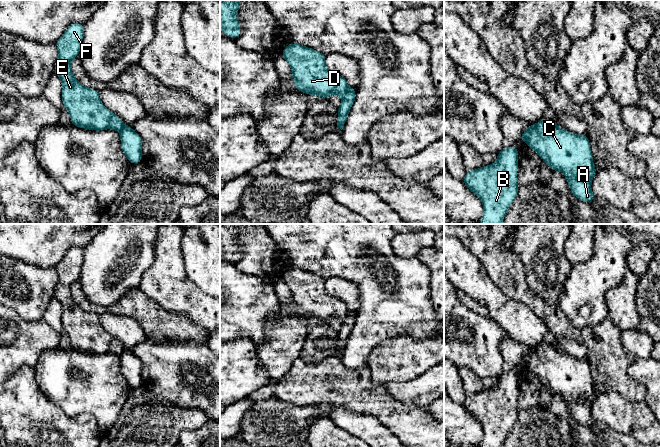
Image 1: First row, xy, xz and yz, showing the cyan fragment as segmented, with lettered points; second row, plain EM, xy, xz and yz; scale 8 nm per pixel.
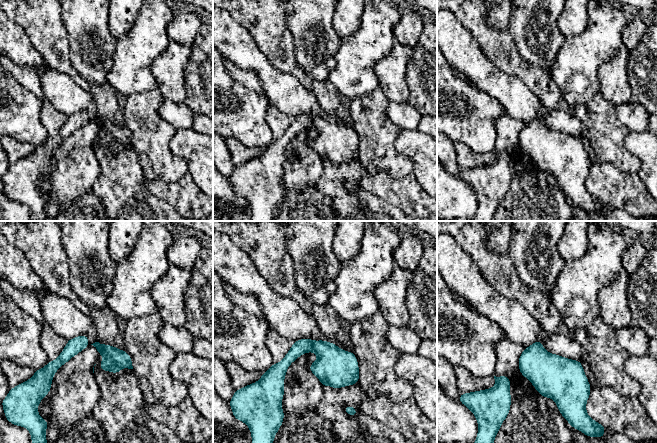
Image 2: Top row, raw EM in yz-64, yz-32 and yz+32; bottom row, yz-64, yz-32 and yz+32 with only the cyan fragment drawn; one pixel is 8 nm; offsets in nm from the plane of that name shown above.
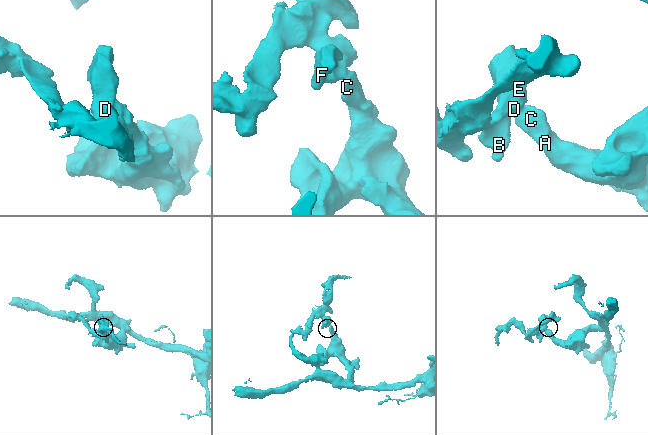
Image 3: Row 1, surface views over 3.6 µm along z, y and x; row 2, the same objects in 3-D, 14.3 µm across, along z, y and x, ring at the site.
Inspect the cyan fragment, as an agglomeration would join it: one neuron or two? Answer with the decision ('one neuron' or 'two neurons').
two neurons

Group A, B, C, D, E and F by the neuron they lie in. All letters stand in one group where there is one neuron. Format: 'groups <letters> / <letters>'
groups A C / B D E F

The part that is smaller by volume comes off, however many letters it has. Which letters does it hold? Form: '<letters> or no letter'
B, D, E, F

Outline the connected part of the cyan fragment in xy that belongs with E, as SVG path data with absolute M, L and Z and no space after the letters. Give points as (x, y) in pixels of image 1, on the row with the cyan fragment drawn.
M72 23L55 43L58 49L58 57L55 62L54 73L62 81L62 102L64 108L68 111L71 123L75 127L95 131L113 129L120 132L124 125L122 119L102 104L97 90L83 86L73 75L71 62L78 56L83 35L84 24Z

